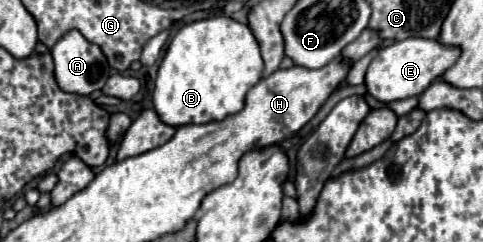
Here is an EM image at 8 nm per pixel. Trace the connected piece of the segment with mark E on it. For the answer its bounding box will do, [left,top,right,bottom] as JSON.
[365,39,459,103]

